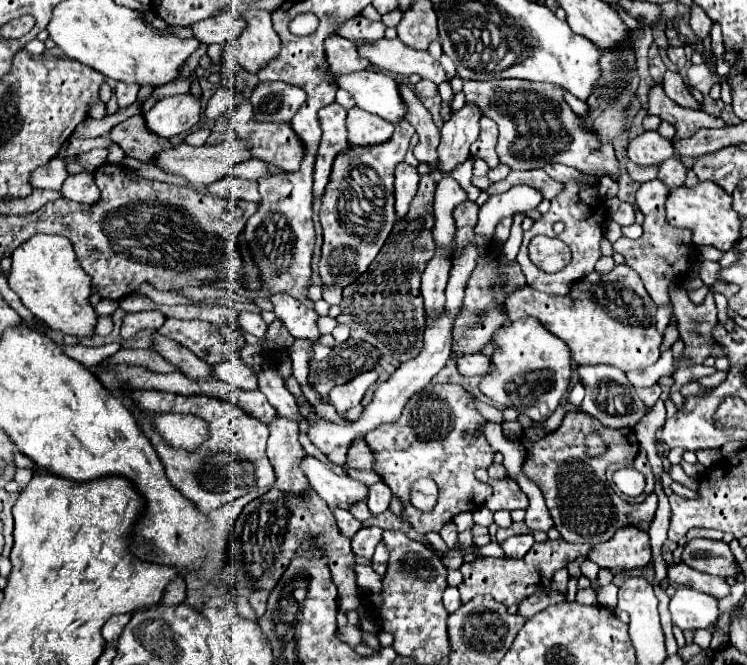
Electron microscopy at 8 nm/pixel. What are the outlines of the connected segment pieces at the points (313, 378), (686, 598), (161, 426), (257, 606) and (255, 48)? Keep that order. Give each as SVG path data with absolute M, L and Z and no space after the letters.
M348 339L346 343L336 345L326 359L310 361L308 383L322 399L326 399L332 387L348 383L356 375L374 369L378 365L378 357L380 353L378 349L372 349L372 345Z
M682 587L670 599L672 623L680 629L714 629L714 637L728 641L728 635L718 627L718 599L708 593L696 593L694 589Z
M162 413L156 415L156 419L152 419L152 425L172 447L198 449L198 445L202 445L202 441L208 439L208 425L204 425L198 417L192 415Z
M254 589L248 593L248 601L250 601L250 607L254 609L254 613L258 617L264 615L266 611L266 601L268 601L268 591L266 589Z
M246 11L244 19L248 23L236 47L236 61L248 73L258 73L280 53L280 37L272 29L268 11Z

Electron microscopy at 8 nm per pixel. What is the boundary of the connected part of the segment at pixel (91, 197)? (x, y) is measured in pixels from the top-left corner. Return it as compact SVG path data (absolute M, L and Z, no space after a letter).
M76 173L68 177L62 185L62 197L84 203L84 205L94 205L100 199L100 189L94 183L92 173Z

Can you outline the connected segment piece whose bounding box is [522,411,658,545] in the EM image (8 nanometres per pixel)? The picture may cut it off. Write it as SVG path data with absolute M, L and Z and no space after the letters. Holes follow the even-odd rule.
M572 411L564 417L562 425L556 431L548 433L544 439L532 445L532 455L526 459L522 471L542 489L546 505L554 519L554 527L562 533L562 539L570 543L598 545L608 541L622 527L636 527L646 533L650 529L650 523L658 509L656 493L650 493L644 503L632 505L620 499L620 495L616 495L606 481L606 463L632 463L638 455L638 449L638 439L632 429L610 429L588 413ZM592 431L600 433L600 437L608 445L606 455L596 459L590 459L584 453L586 435Z

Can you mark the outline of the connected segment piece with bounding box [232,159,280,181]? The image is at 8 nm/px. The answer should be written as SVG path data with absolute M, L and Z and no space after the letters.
M244 161L244 165L236 165L236 169L232 171L232 175L238 175L238 177L244 177L244 179L260 179L262 175L268 175L268 173L276 173L280 171L278 167L270 165L270 163L264 163L264 161Z

